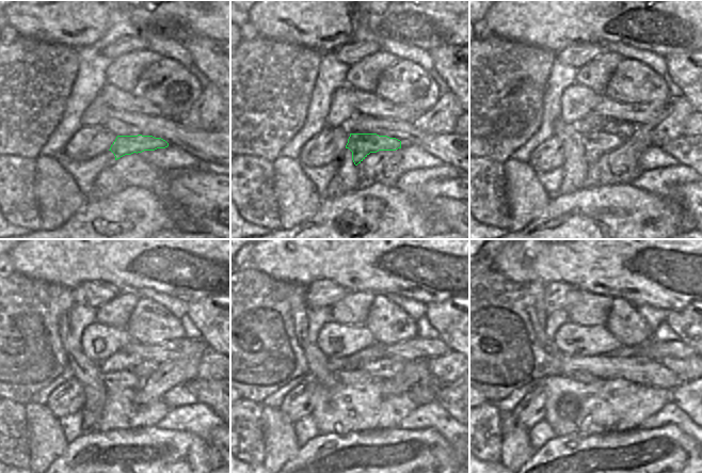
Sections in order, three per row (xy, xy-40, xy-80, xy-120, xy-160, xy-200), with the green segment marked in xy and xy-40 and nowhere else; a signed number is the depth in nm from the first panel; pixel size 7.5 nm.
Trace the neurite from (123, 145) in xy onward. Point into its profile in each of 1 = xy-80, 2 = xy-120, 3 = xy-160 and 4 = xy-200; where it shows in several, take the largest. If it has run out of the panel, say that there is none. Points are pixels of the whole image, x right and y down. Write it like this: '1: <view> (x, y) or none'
1: xy-80 (596, 143)
2: xy-120 (118, 379)
3: xy-160 (346, 377)
4: xy-200 (585, 378)

